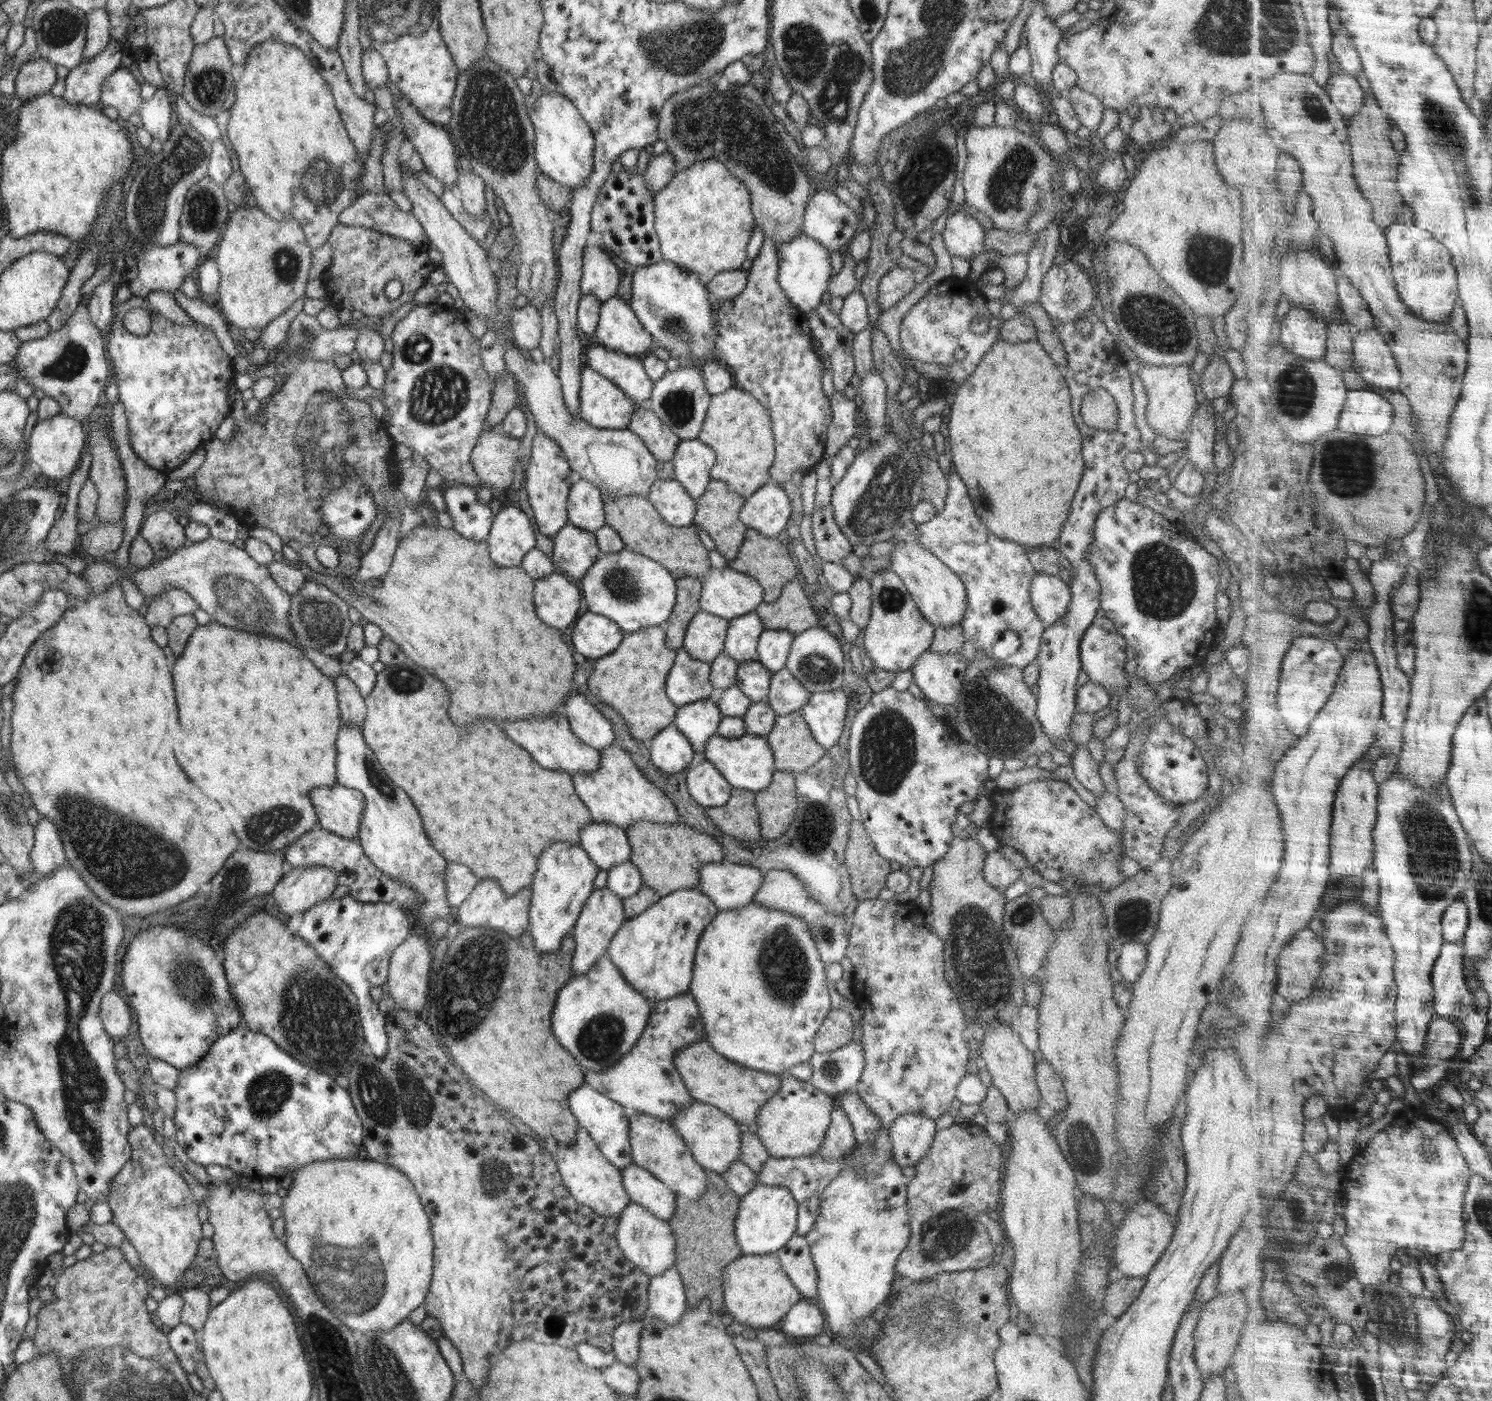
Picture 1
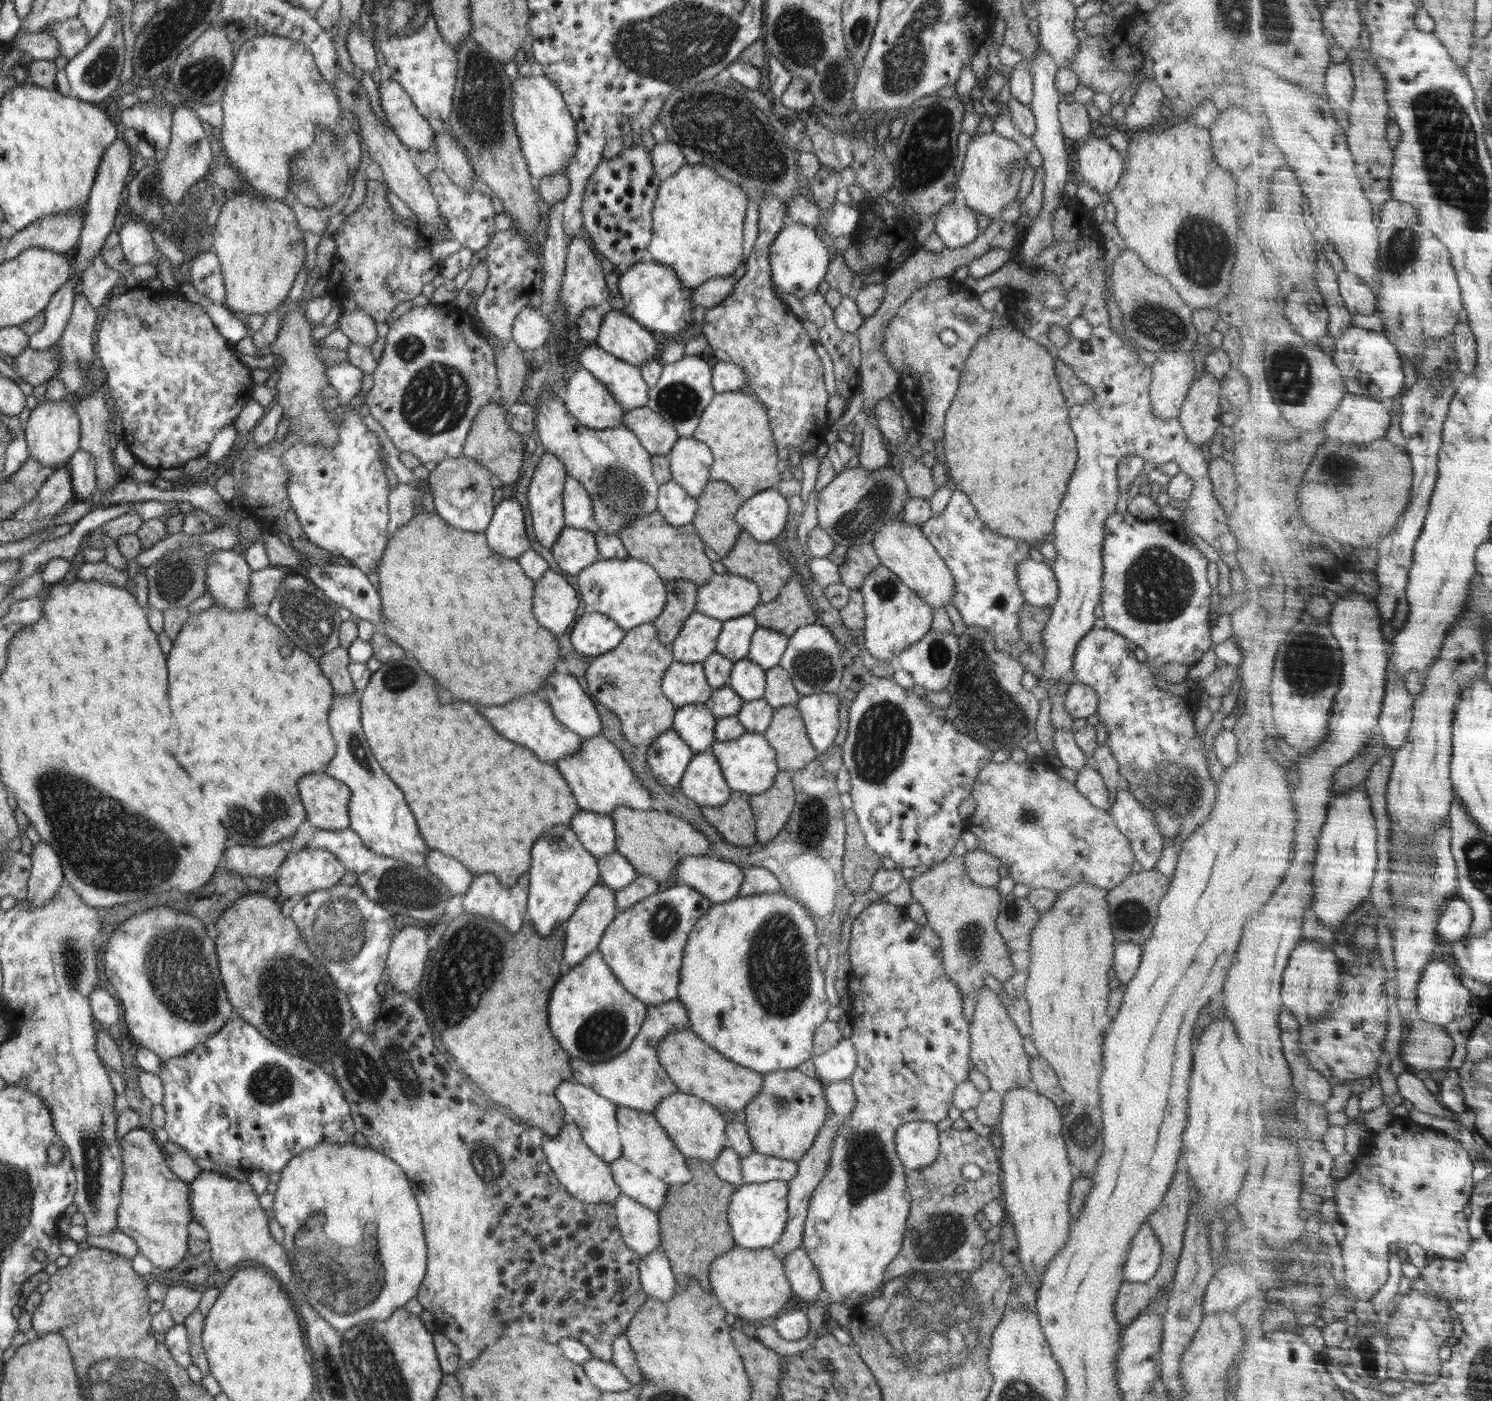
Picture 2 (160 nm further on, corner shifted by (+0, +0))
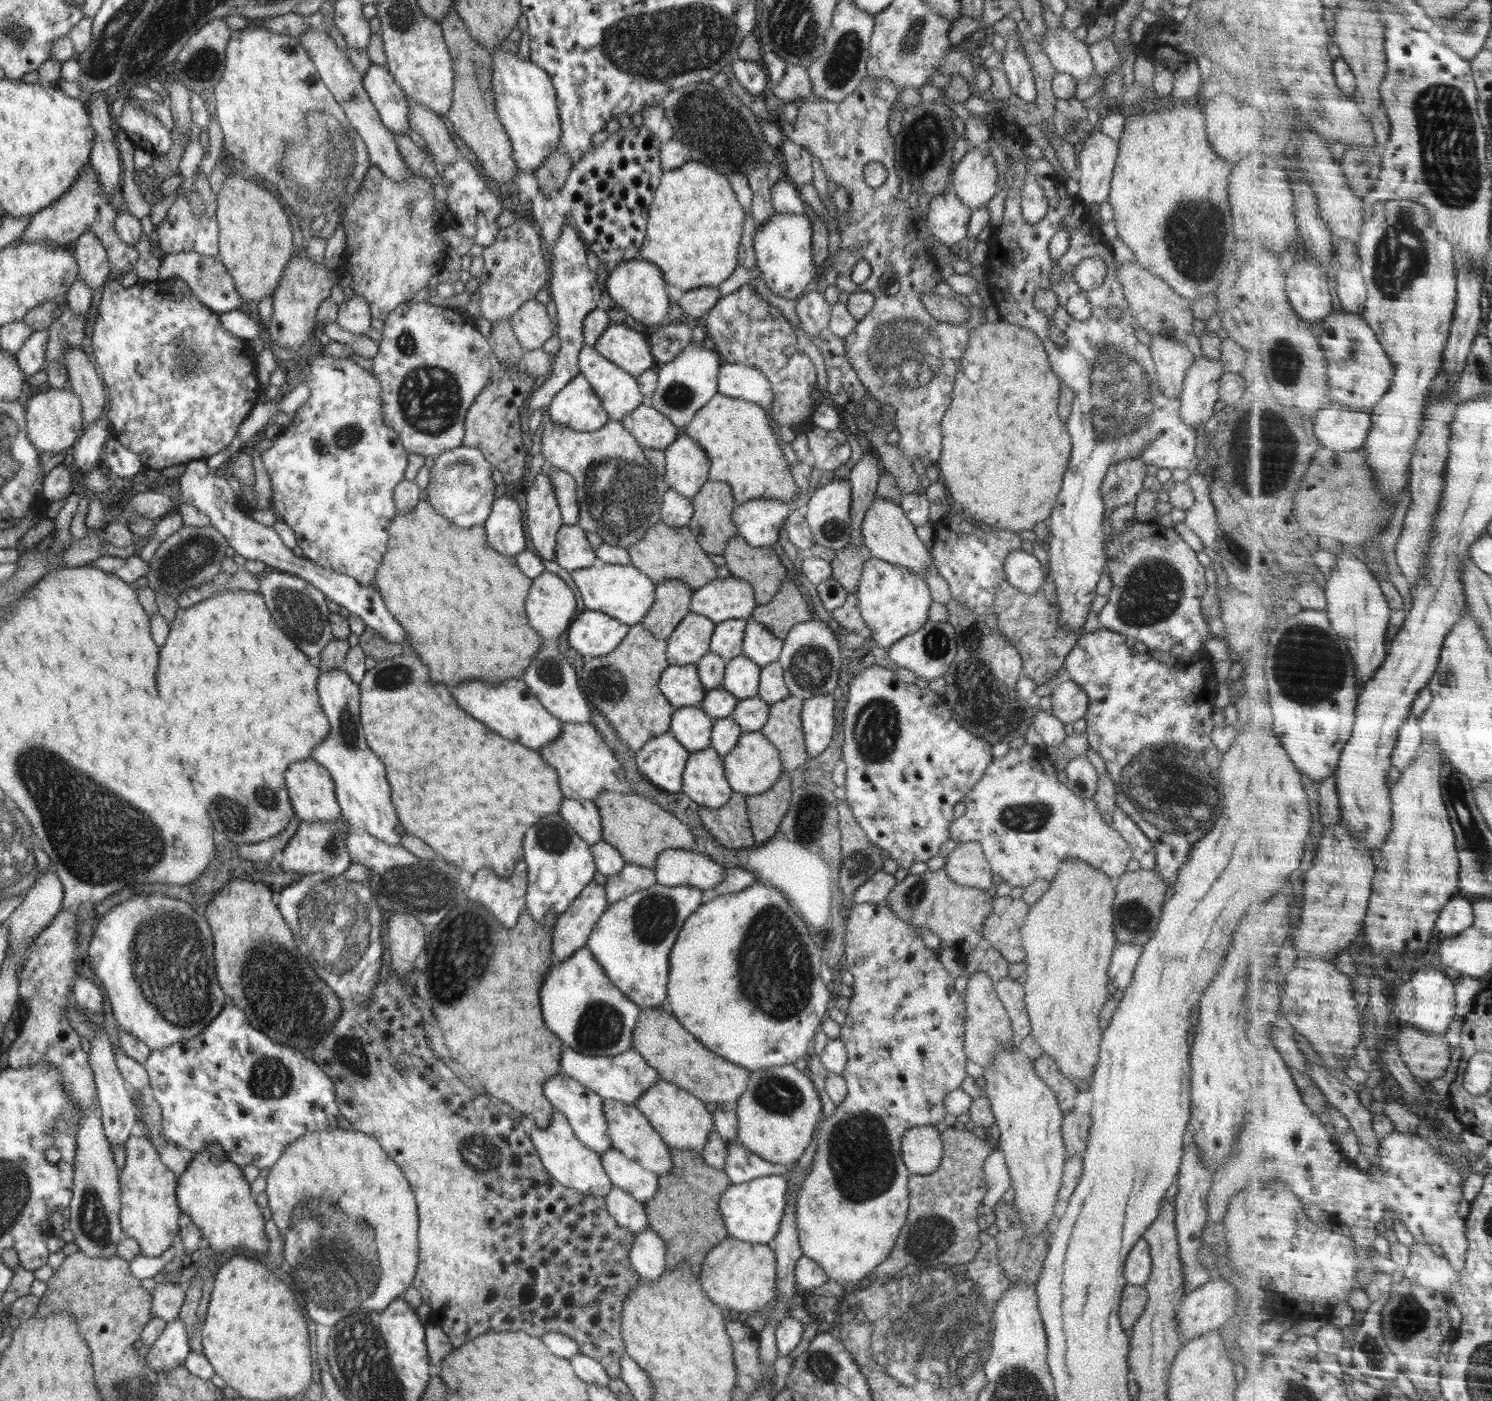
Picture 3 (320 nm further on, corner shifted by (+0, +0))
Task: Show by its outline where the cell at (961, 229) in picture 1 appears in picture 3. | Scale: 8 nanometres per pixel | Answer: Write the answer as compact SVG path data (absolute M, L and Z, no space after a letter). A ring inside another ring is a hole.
M946 190L930 200L927 227L934 239L949 248L967 237L968 222L975 211L964 205L954 192Z

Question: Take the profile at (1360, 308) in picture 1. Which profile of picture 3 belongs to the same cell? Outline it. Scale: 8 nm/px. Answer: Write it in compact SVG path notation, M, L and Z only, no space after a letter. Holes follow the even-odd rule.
M1360 266L1352 270L1341 269L1337 276L1337 294L1341 304L1346 312L1362 314L1367 309L1367 300L1369 297L1369 288L1367 279Z

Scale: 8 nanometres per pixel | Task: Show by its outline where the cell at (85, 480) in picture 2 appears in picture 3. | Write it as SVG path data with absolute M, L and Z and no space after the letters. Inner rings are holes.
M104 417L96 419L73 446L73 461L83 476L102 461L103 448L108 440L107 424L108 420Z

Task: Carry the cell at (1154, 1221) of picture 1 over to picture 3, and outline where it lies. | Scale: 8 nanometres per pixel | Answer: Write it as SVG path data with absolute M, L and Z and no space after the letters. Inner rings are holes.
M1140 1237L1130 1249L1124 1263L1123 1275L1127 1284L1143 1285L1151 1273L1151 1256L1147 1240Z

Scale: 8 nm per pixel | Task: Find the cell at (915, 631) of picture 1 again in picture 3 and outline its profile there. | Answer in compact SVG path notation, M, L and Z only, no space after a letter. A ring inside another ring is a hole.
M871 556L864 561L862 576L857 588L858 608L866 623L866 635L872 638L872 643L888 650L891 644L907 634L916 632L929 620L929 606L933 603L928 585L915 572L905 566L890 564L888 561Z

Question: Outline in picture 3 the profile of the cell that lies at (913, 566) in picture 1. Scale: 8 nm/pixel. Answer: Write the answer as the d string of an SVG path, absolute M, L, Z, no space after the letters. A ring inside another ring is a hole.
M876 496L861 522L861 534L864 538L862 544L869 549L871 556L905 566L925 580L926 567L933 562L931 552L920 542L915 526L906 518L899 504Z

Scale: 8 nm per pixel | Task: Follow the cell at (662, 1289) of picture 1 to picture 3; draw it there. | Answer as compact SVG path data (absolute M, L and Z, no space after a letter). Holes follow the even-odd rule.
M648 1226L634 1236L629 1259L642 1279L657 1281L667 1268L665 1242Z

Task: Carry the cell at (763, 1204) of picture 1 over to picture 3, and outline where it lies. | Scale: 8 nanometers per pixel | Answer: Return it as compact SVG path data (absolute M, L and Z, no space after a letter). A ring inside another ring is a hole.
M770 1175L730 1184L719 1200L719 1211L729 1236L752 1244L772 1246L785 1213L787 1183L786 1176Z

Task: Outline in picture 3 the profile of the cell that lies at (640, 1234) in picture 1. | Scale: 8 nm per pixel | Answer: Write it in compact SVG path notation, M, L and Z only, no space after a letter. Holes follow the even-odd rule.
M612 1185L605 1199L610 1216L634 1236L649 1226L643 1203L636 1200L630 1193Z

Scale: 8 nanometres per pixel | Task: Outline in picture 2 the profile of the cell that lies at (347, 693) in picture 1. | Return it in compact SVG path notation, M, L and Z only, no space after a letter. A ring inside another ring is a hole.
M340 646L315 658L322 673L328 678L333 686L333 692L336 695L354 695L359 694L355 690L352 678L350 677L348 665L351 658L347 649Z

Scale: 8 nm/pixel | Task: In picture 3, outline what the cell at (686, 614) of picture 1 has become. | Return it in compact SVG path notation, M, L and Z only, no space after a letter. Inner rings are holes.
M666 579L655 586L655 599L641 623L656 637L668 640L677 624L691 611L689 604L694 589L678 579Z

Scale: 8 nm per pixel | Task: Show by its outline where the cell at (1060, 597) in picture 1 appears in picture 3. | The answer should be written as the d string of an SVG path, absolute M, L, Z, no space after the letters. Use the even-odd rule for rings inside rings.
M1010 551L1008 556L1005 556L1003 569L1005 580L1026 594L1038 592L1046 580L1043 566L1031 552Z

